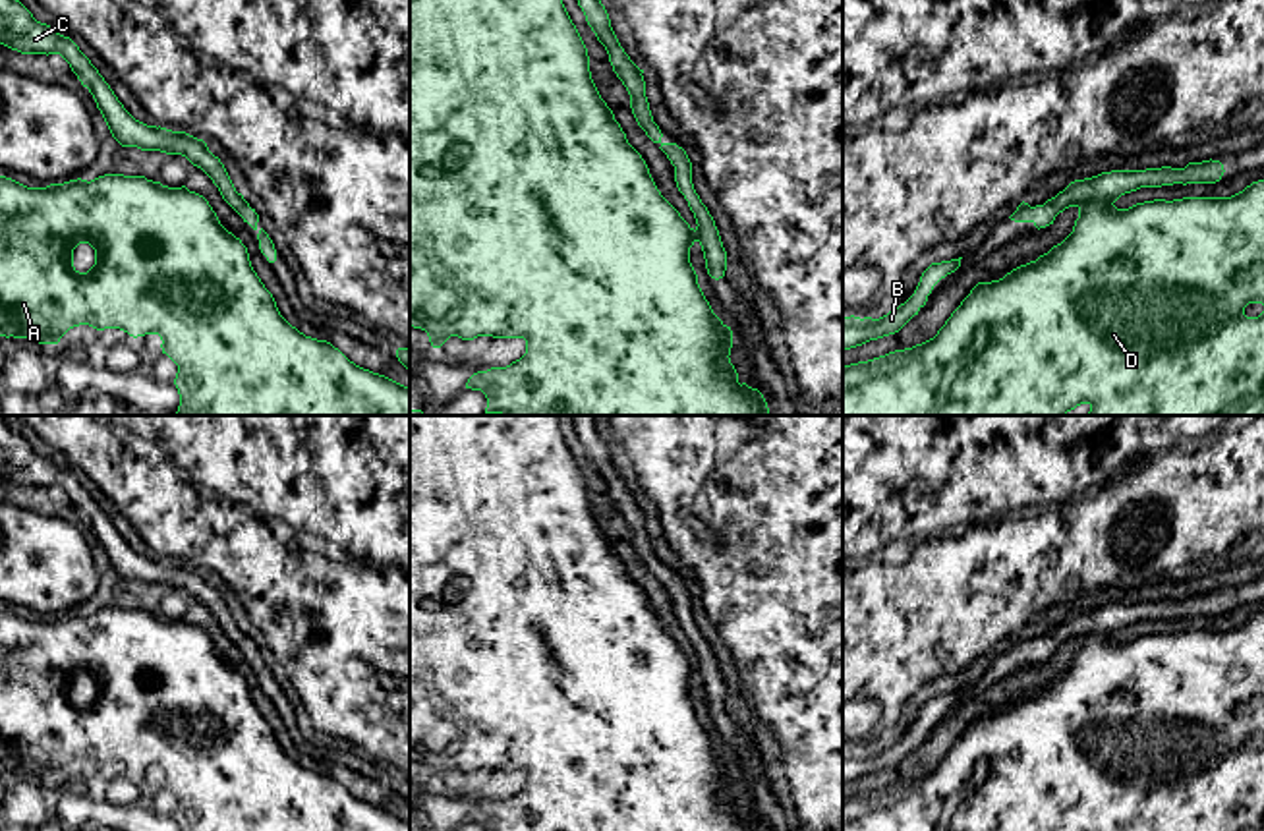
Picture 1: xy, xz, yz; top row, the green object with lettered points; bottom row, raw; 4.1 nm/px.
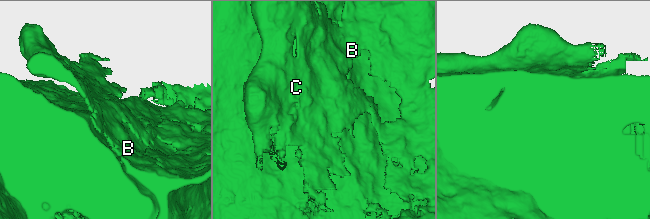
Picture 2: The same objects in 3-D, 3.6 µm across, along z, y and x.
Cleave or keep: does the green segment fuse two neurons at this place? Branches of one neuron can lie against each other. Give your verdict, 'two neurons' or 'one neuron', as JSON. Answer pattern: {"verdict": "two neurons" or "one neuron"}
{"verdict": "two neurons"}

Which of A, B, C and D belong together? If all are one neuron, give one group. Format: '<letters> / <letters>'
A D / B C

